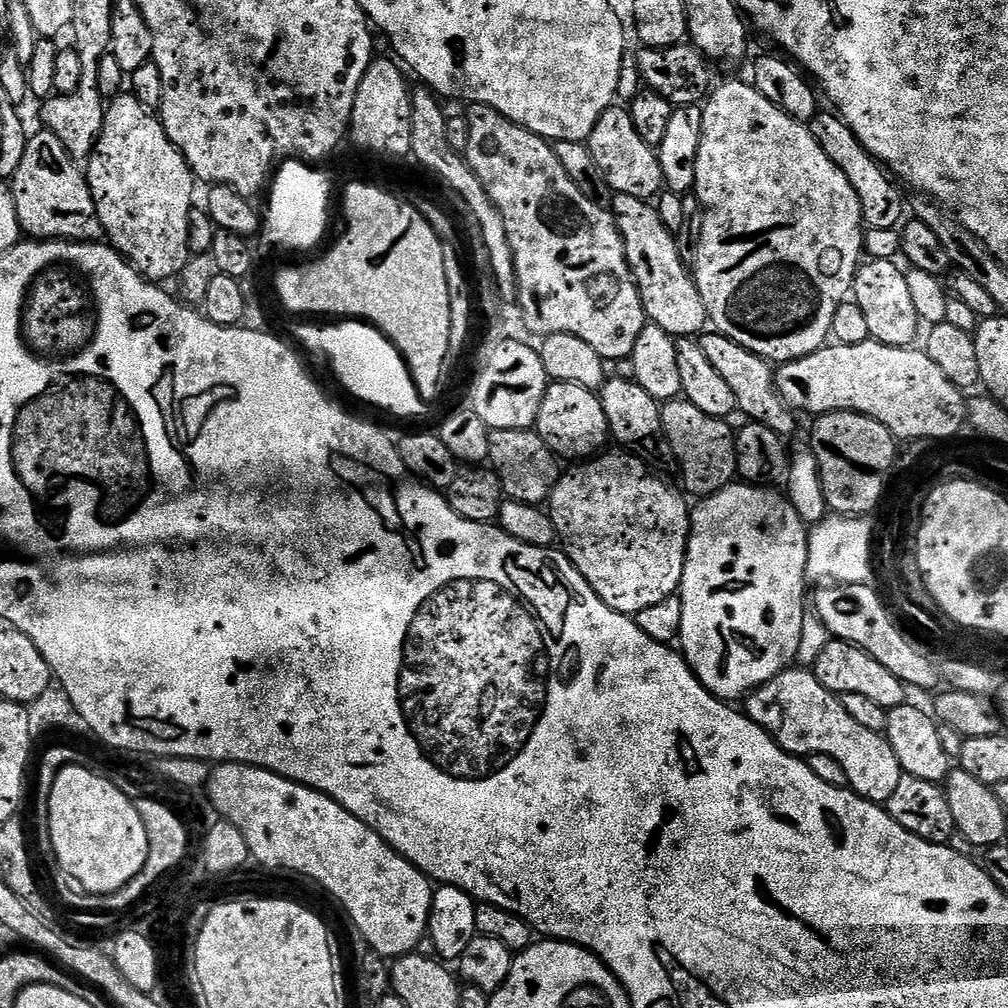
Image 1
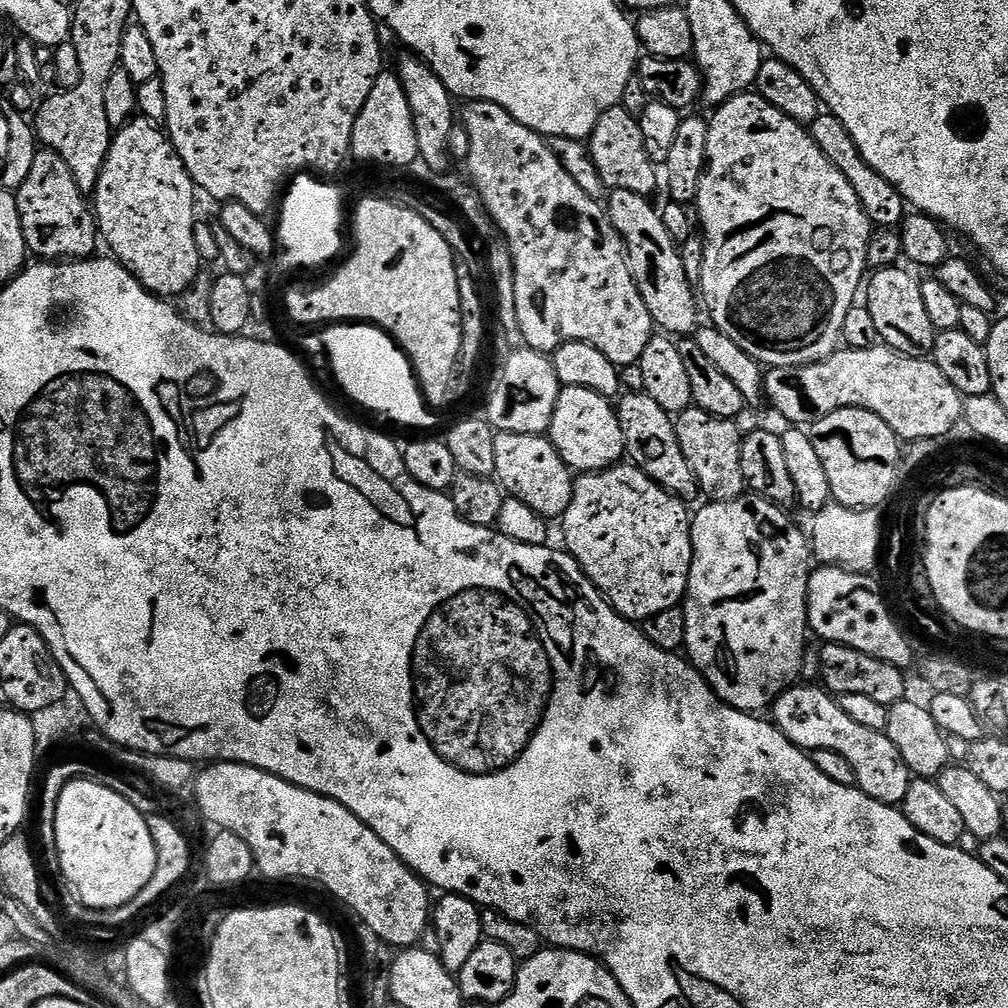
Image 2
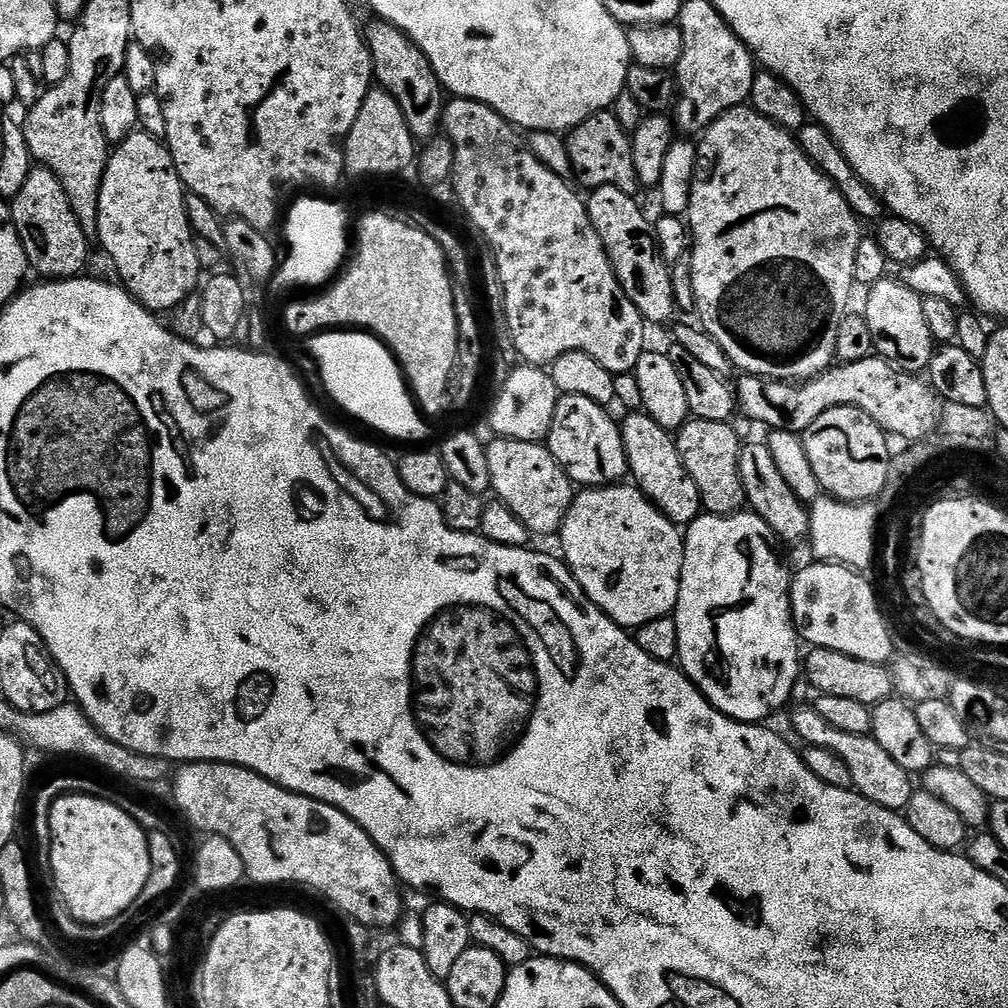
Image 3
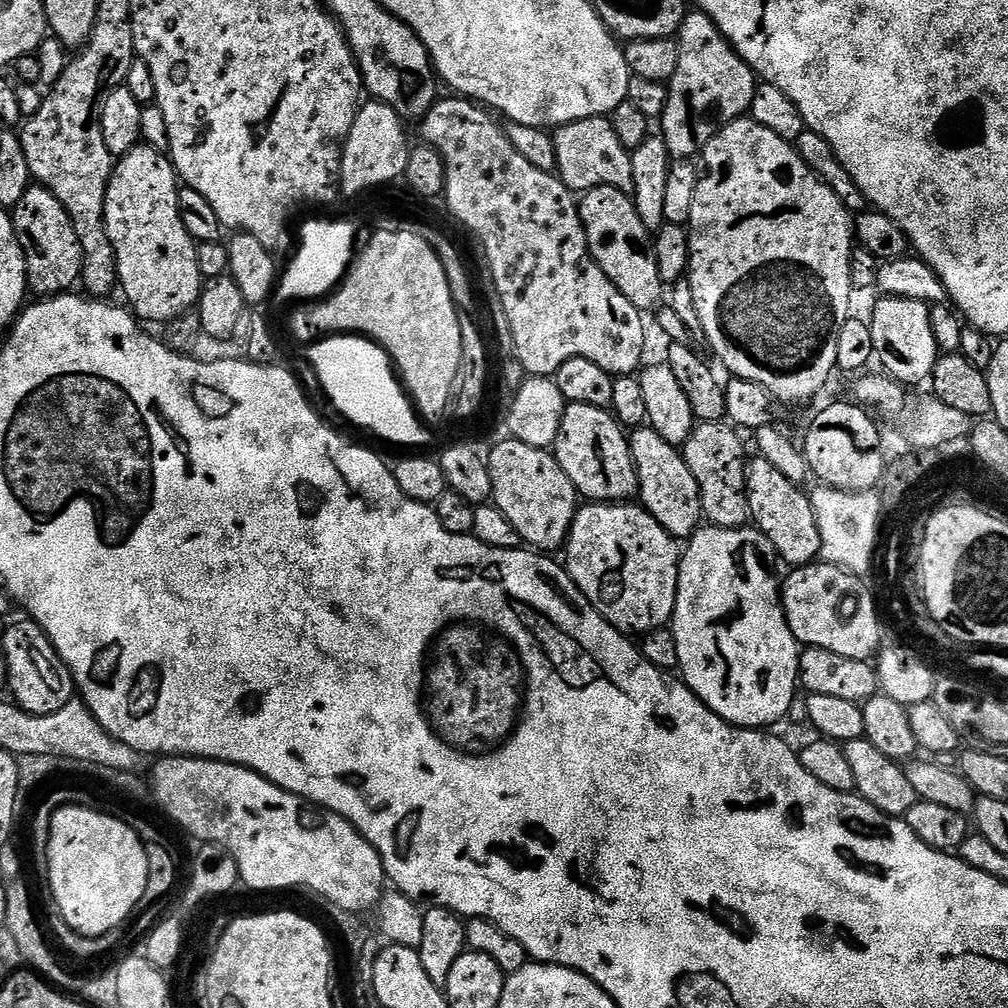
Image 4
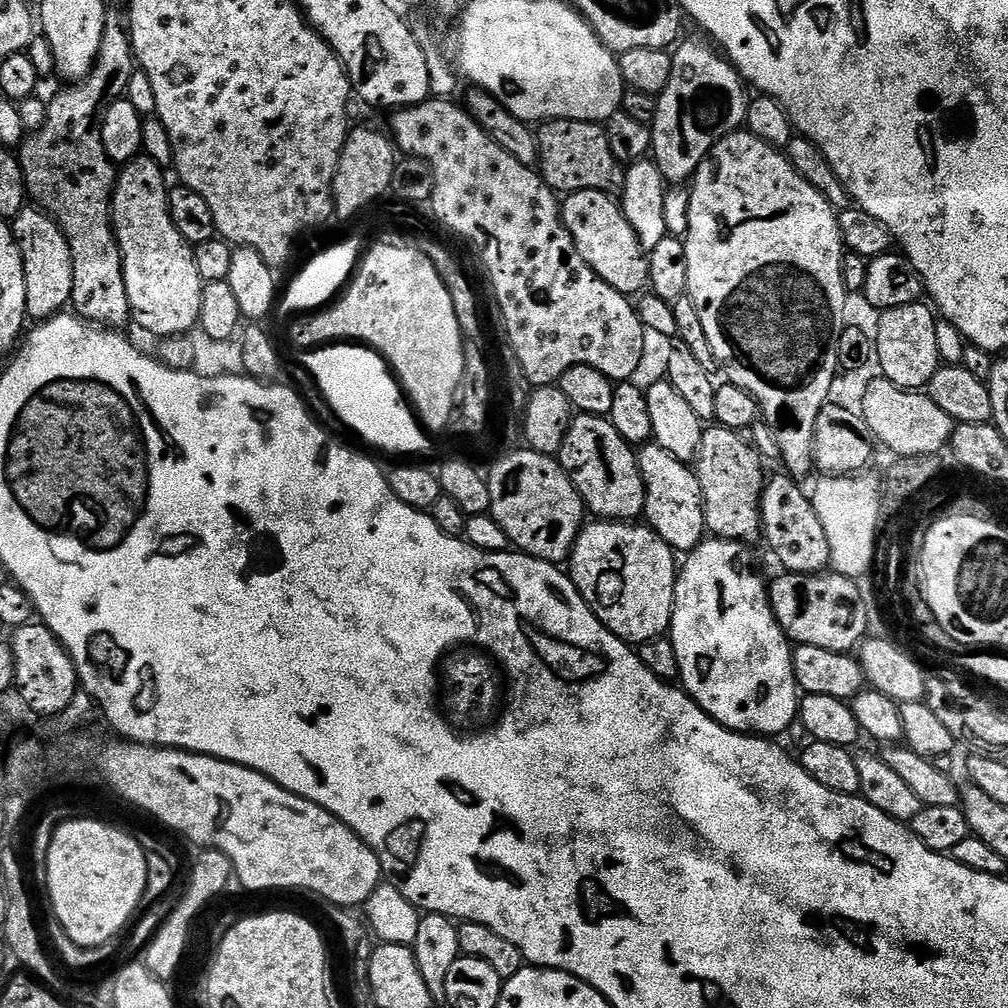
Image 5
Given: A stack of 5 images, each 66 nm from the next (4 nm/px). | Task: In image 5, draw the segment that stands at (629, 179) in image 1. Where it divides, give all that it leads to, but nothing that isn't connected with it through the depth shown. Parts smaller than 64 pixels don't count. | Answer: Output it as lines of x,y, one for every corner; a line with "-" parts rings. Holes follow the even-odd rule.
553,120
538,136
538,171
560,194
578,190
598,190
616,194
624,186
625,165
614,158
607,131
590,120

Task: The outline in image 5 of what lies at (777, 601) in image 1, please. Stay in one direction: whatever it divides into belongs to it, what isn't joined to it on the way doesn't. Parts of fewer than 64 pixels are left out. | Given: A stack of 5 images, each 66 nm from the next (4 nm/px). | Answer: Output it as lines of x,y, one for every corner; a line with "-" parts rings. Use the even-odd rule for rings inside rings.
719,538
705,539
704,543
697,546
694,551
687,553
688,560
679,565
676,577
676,597
674,598
674,610
672,611
672,626
670,629
670,639
674,646
674,654
678,654
678,670
680,671
679,683
685,692
691,696
710,718
714,718
724,728
729,728
732,732
743,732
745,734
755,734
765,738
779,737
779,732
787,730
791,724
795,725
798,720
798,709
800,706
801,693
796,686
794,678
794,666
792,665
793,645
787,636
784,635
780,624
776,620
776,615
772,609
772,600
768,597
769,585
764,584
764,580
748,565
748,552
743,543
738,540
721,540

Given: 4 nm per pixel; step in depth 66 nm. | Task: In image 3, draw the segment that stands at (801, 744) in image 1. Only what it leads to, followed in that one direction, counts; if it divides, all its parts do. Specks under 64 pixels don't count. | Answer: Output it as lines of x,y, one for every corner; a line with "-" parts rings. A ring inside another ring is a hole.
814,706
794,709
792,728
805,740
805,745
825,748
838,754
838,758
842,758
842,762
850,766
852,788
870,802
888,808
891,812
900,812
910,802
914,791
913,777
906,770
902,770
902,766
898,766
898,762
894,762
894,758
890,758
890,754
886,754
882,746
878,746
872,735
846,734
842,730
832,728

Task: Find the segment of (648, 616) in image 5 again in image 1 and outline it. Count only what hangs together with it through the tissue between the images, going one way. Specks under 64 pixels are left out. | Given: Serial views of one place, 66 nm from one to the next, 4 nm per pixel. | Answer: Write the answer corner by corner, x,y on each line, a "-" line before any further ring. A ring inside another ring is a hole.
628,450
615,451
609,456
600,454
587,462
577,463
580,464
577,468
570,469
561,480
559,477
550,497
550,515
557,537
568,543
567,554
573,566
586,582
590,582
598,598
614,610
635,614
646,610
646,606
658,606
658,602
679,593
692,514
690,504
684,501
685,493
679,487
676,489
662,477
655,476
639,455

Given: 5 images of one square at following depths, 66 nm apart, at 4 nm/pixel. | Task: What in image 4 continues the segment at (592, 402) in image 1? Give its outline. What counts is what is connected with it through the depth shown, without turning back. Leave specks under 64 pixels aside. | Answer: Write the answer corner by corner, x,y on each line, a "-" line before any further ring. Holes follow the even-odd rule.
568,404
558,426
554,455
558,466
566,470
566,478
570,478
585,501
628,502
640,490
636,463
632,461
628,442
625,429
609,409

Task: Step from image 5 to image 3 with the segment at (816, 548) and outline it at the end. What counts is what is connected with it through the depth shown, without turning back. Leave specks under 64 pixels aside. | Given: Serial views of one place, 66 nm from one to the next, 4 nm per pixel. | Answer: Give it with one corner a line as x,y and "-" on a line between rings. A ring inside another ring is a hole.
745,443
740,450
740,477
747,507
757,512
776,531
781,541
800,539
803,541
809,535
809,509
795,496
794,491
790,490
790,486
782,478
767,443
756,443

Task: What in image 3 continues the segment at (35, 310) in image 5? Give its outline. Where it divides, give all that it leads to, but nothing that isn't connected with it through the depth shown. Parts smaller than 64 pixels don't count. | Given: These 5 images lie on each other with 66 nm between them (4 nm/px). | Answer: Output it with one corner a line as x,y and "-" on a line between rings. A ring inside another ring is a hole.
33,167
26,178
26,186
22,186
22,190
18,190
18,194
12,197
10,211
12,224
22,242
22,250
26,250
29,269
40,275
37,277
65,280
85,271
90,237
82,230
70,206
70,198
66,198
62,182
49,168

